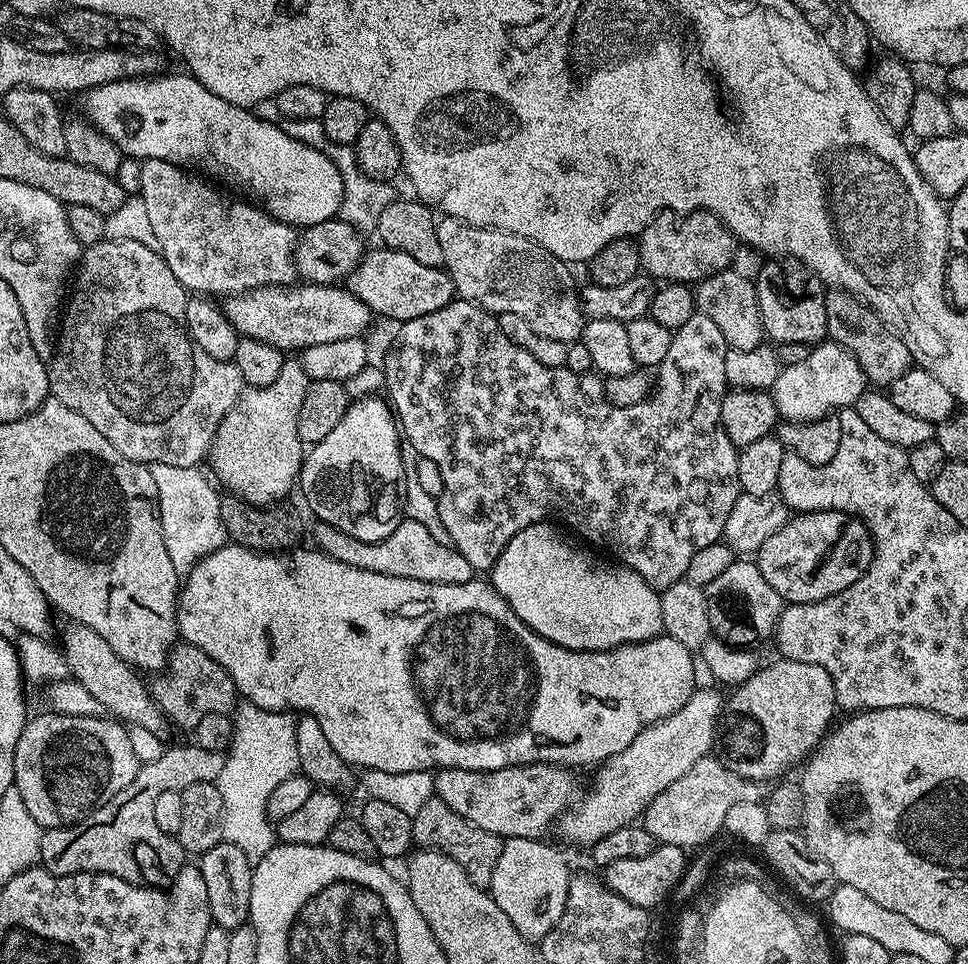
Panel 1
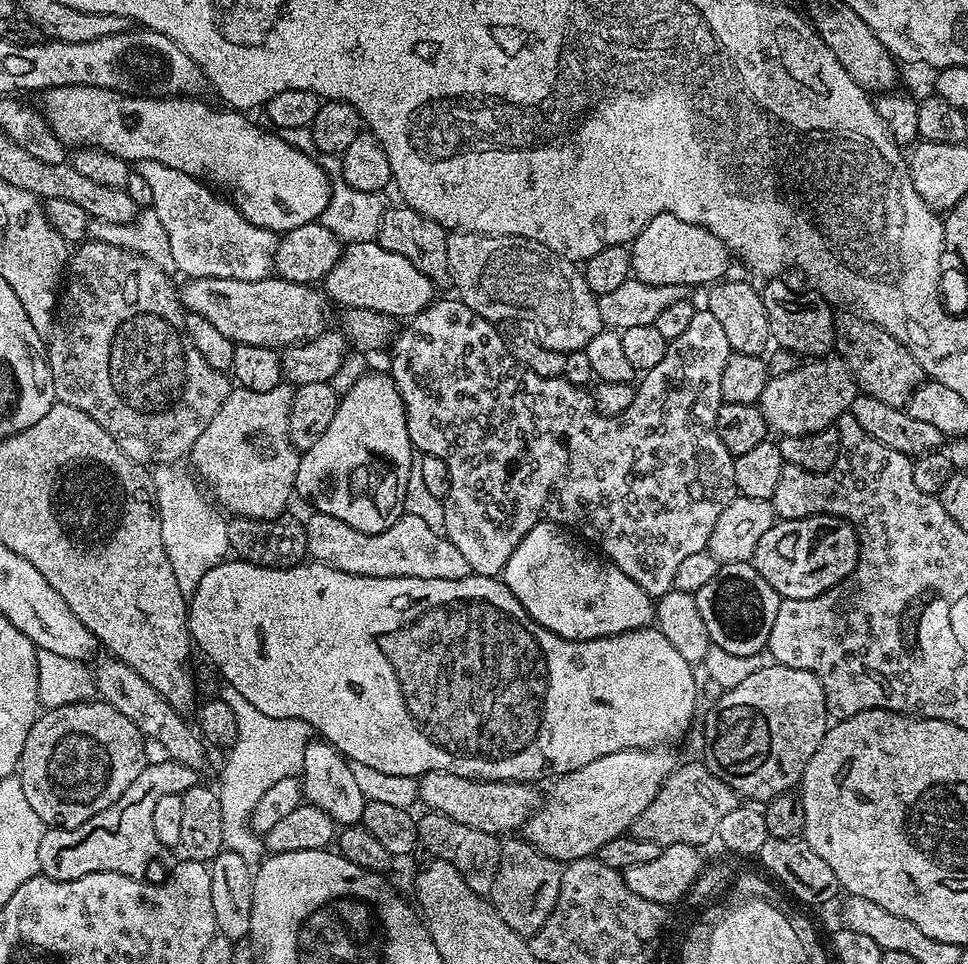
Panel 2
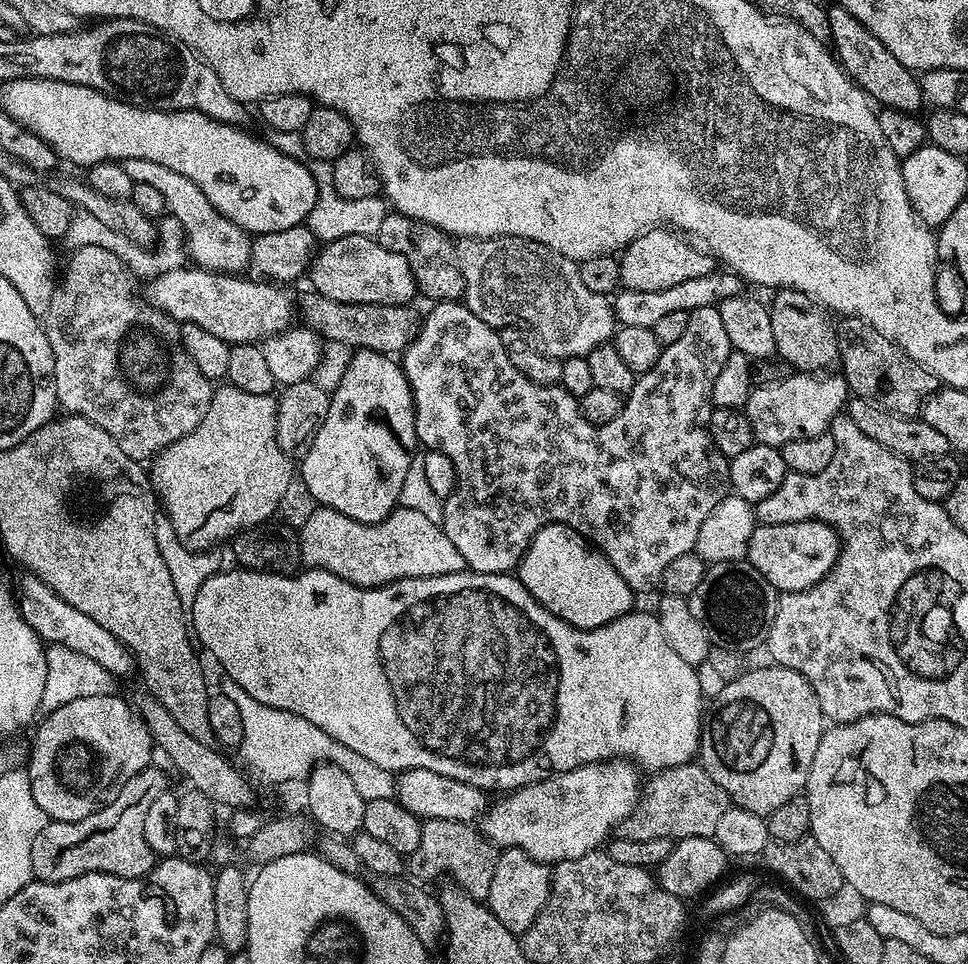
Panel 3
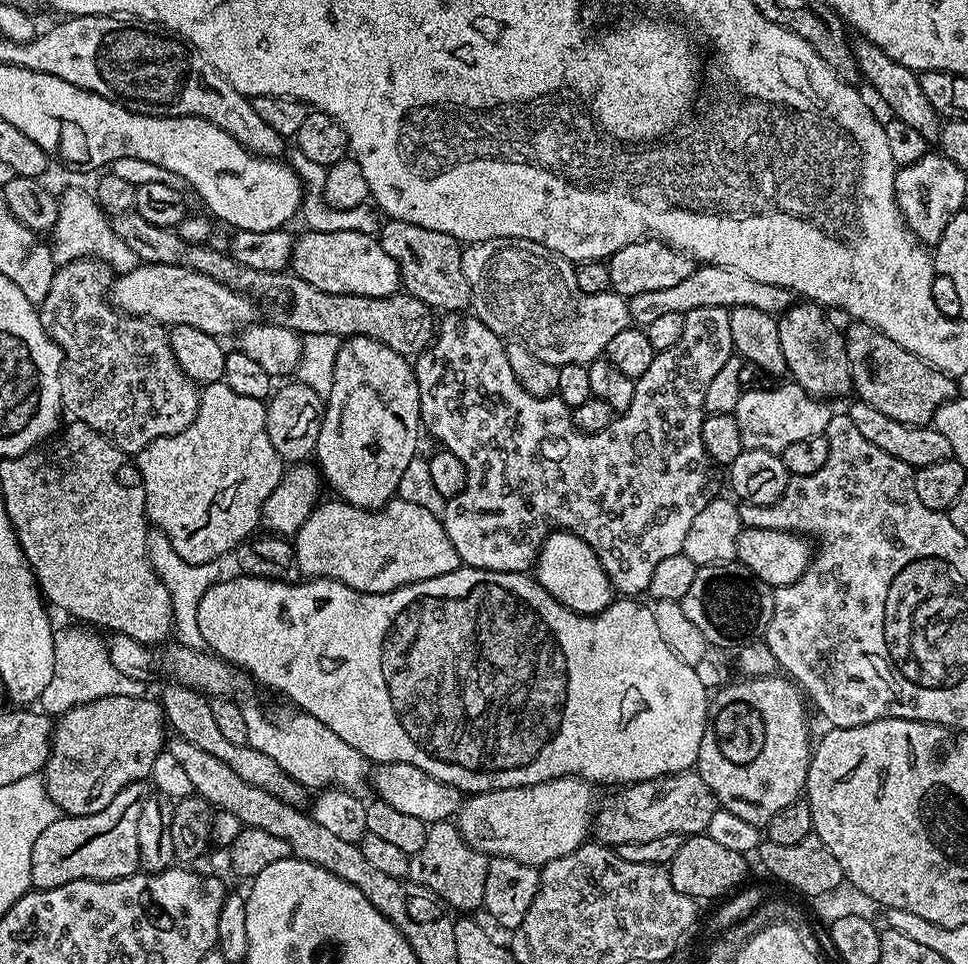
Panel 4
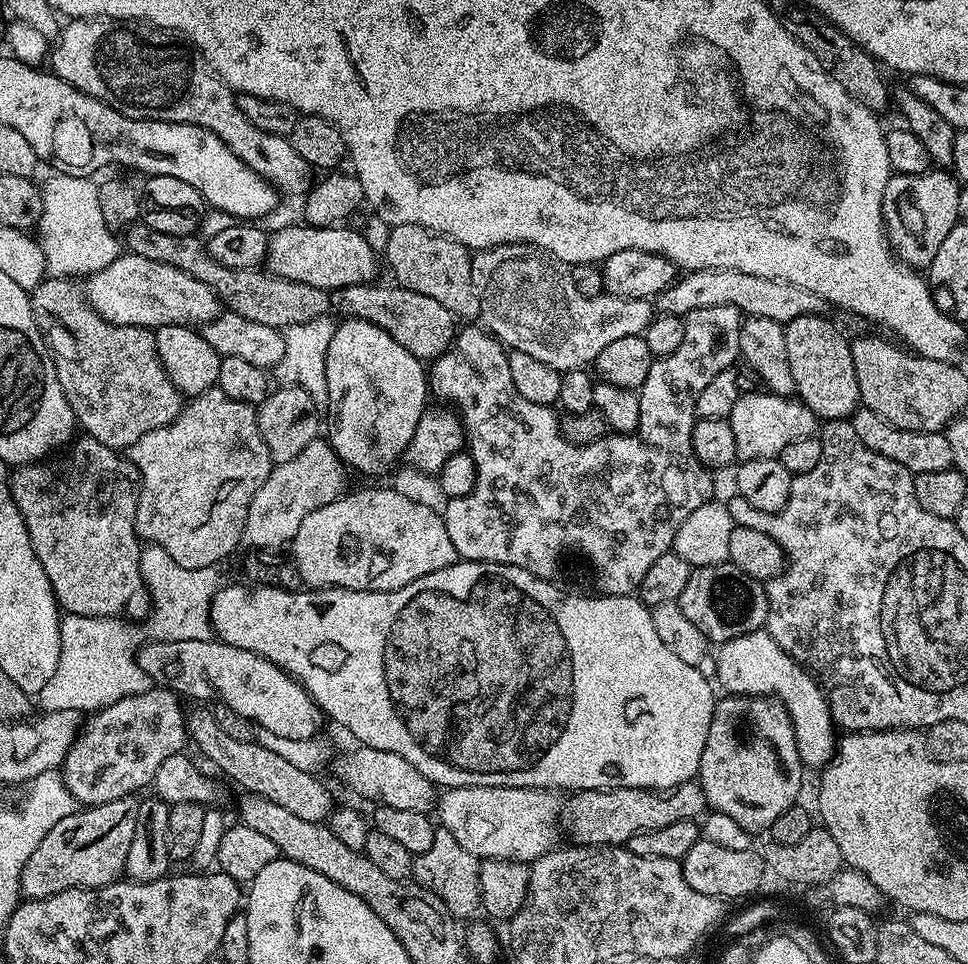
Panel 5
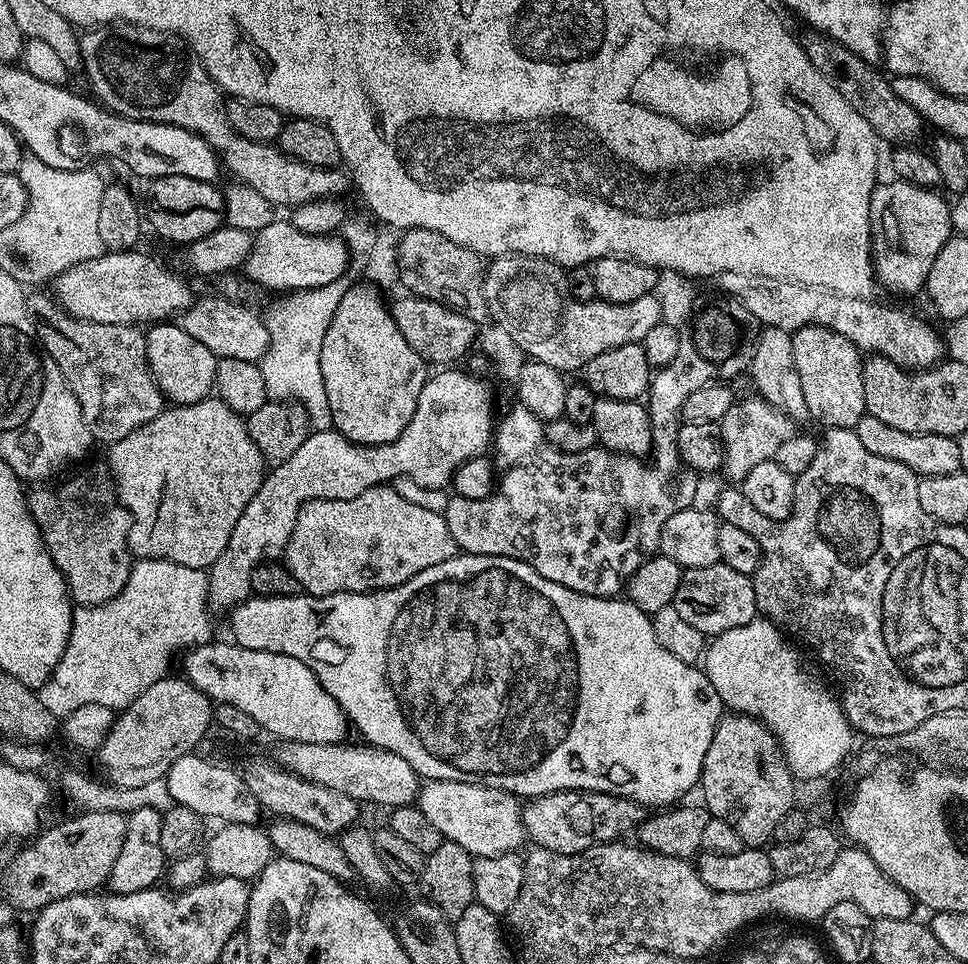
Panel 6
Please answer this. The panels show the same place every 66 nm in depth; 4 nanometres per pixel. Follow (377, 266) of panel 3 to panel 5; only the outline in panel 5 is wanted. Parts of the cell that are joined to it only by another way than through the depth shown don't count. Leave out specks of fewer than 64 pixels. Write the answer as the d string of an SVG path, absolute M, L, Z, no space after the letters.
M307 222L299 223L289 228L280 228L269 235L267 271L287 280L302 282L306 286L329 290L375 281L378 252L372 249L371 242L362 233L348 228L352 226L313 228Z

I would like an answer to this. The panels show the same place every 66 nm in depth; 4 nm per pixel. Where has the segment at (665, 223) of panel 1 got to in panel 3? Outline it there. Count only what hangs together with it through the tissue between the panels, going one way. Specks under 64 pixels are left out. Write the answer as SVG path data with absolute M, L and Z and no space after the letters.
M668 226L643 232L633 244L629 244L619 253L621 285L630 290L667 290L669 286L678 286L678 282L702 278L702 274L717 271L718 264L711 252L695 243L692 245L687 242L692 243L679 231Z

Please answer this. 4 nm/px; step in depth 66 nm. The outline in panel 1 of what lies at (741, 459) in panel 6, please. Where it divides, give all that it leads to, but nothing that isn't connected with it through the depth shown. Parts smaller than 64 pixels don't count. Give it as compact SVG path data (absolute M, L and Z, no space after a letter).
M821 342L805 352L808 353L801 360L788 365L785 363L781 367L777 380L770 389L774 406L781 417L797 424L833 415L842 408L853 407L856 399L869 387L868 379L854 354L835 342Z

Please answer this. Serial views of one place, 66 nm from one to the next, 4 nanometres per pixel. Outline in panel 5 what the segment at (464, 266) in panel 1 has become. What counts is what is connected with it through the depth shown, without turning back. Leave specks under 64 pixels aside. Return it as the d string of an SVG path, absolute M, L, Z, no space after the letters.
M503 244L479 249L472 257L472 281L480 299L479 319L483 327L509 349L530 354L560 373L572 368L588 368L610 342L641 335L654 315L653 305L646 300L623 300L607 294L586 298L578 294L578 290L574 290L571 267L532 244Z

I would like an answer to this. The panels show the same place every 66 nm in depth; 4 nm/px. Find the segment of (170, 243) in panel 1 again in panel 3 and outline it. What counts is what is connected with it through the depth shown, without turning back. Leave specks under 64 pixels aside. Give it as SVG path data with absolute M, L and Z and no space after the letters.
M130 158L123 161L126 174L130 174L133 184L149 183L158 190L165 200L167 215L172 215L180 225L183 243L186 245L186 256L197 268L205 268L211 272L240 274L252 263L253 237L239 228L230 218L226 218L214 206L210 206L210 198L190 182L190 178L182 178L175 170L169 170L158 162L146 162L146 158Z

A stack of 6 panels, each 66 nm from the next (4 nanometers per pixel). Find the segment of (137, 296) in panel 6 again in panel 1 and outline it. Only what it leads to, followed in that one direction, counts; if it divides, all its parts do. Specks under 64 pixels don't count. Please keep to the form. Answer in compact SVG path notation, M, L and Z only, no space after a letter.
M297 283L295 286L271 284L268 288L255 288L249 292L237 292L223 297L222 307L226 318L241 337L266 342L285 354L296 354L310 346L322 346L322 342L338 342L341 338L363 337L364 331L374 321L374 313L348 291L347 287L335 284Z

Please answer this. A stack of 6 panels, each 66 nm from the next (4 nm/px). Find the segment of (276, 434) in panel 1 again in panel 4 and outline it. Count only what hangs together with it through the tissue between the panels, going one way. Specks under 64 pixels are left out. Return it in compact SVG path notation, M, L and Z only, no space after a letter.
M223 380L205 384L200 394L198 414L194 418L194 422L190 422L190 426L186 426L186 430L173 436L158 438L147 444L141 452L135 453L134 463L142 474L142 482L146 490L146 514L149 525L153 529L164 532L166 538L170 538L170 546L174 546L174 550L178 550L178 558L191 564L210 564L219 561L221 559L219 556L226 555L228 551L229 555L257 531L256 527L258 529L261 527L260 512L264 509L266 498L270 498L270 494L274 494L274 486L278 486L278 482L284 477L286 471L286 461L280 457L278 450L274 450L274 445L270 442L270 434L266 434L267 413L268 405L265 401L258 398L246 398L243 394L234 394L234 390L230 390L230 386L226 386Z

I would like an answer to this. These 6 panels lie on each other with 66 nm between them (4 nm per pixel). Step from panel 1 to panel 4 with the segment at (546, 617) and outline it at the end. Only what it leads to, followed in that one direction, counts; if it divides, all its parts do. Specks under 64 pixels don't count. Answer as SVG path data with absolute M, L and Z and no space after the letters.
M557 530L544 540L534 565L534 579L577 616L595 616L607 608L614 599L612 582L598 554L582 538L572 532Z

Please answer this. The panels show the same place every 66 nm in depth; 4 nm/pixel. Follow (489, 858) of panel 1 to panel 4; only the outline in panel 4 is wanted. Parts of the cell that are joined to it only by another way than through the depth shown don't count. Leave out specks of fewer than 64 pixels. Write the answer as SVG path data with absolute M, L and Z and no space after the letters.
M439 820L436 824L428 825L422 850L408 857L407 879L438 894L438 898L445 900L449 908L457 913L472 914L475 908L480 910L484 907L488 862L489 857L468 844L452 820Z

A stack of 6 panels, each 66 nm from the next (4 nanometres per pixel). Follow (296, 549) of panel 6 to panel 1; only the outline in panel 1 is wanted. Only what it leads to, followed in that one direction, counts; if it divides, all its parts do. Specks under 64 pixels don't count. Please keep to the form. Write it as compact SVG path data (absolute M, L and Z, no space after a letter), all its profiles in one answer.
M401 519L394 534L390 534L382 542L373 544L358 542L358 538L350 538L350 534L342 534L342 530L334 526L317 523L315 547L338 562L346 562L350 566L358 566L362 570L387 576L435 584L465 584L473 580L474 569L470 566L470 562L466 562L466 558L462 558L459 550L452 547L451 543L445 542L439 535L436 537L422 521L408 519Z

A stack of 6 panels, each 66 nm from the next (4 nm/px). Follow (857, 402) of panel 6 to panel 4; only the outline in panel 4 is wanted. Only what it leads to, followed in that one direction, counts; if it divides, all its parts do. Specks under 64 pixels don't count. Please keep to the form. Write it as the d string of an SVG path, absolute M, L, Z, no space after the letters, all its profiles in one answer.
M796 302L778 319L778 342L782 342L782 354L786 354L788 376L802 386L802 390L817 398L844 396L852 392L844 334L828 321L827 315L829 313L815 302Z

